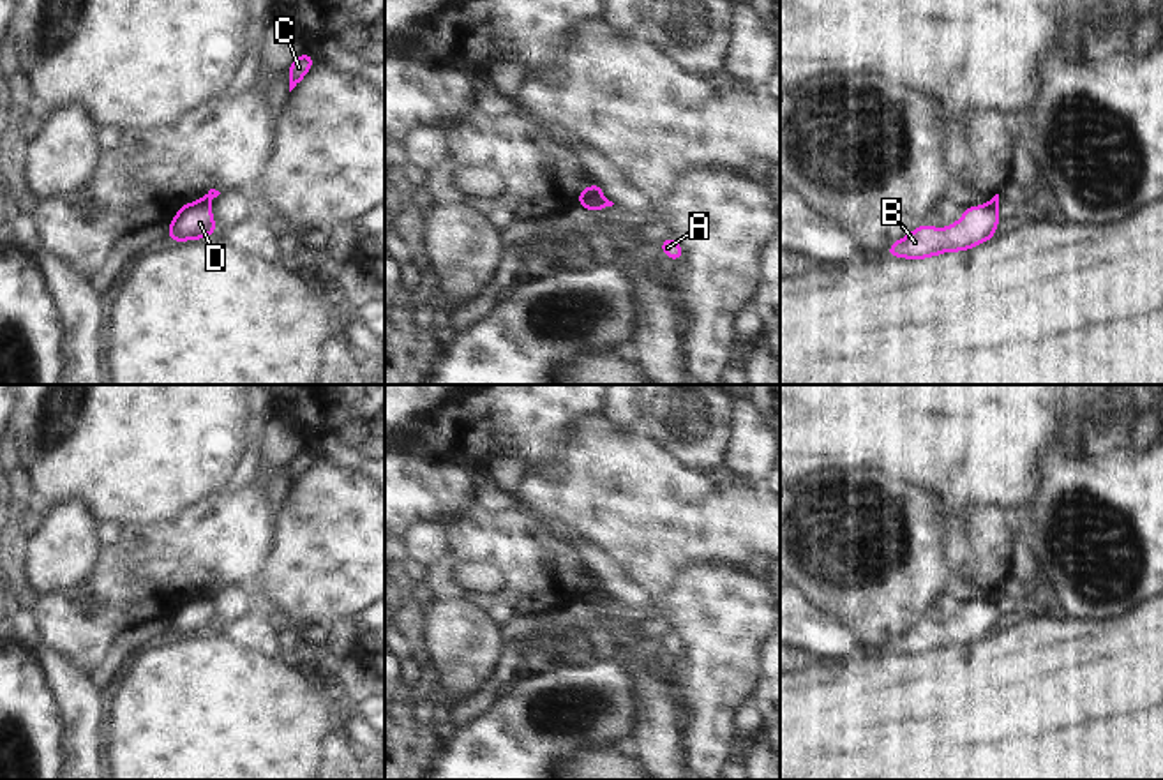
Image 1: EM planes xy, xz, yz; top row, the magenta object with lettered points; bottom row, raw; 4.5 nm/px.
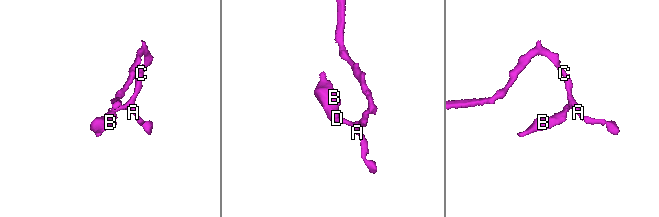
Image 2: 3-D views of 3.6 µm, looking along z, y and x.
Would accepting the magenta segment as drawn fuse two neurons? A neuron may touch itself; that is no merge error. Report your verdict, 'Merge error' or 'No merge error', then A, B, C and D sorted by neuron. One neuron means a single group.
Merge error. Groups: A C / B D.

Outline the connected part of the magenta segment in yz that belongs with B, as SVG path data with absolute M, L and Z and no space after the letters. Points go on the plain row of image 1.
M987 598L967 602L964 611L948 623L921 619L907 632L893 637L886 651L927 655L942 648L972 644L995 632L999 607Z

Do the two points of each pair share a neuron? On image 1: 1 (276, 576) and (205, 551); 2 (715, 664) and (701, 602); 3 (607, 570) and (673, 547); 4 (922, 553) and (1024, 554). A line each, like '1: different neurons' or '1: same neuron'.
1: different neurons
2: same neuron
3: different neurons
4: different neurons

